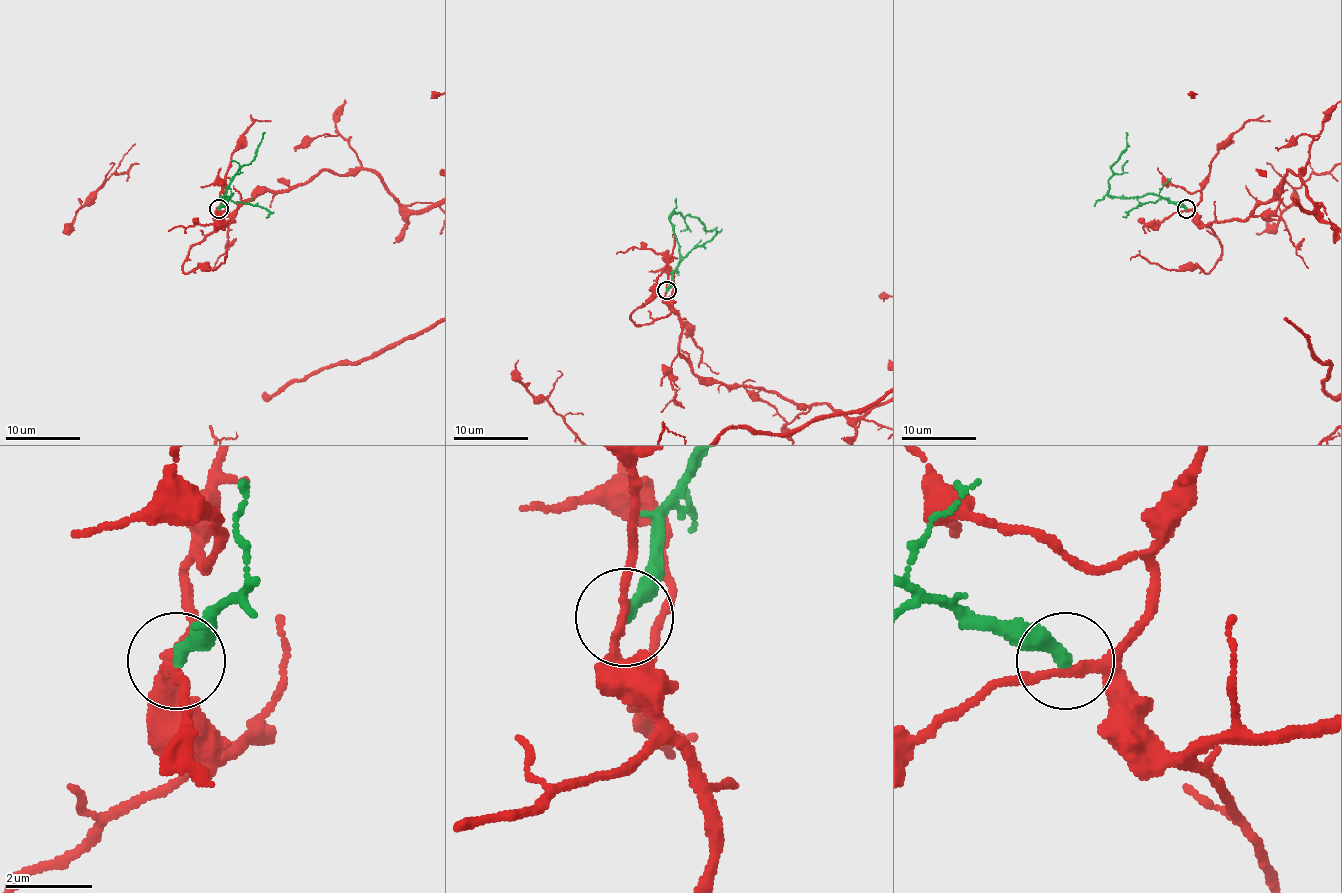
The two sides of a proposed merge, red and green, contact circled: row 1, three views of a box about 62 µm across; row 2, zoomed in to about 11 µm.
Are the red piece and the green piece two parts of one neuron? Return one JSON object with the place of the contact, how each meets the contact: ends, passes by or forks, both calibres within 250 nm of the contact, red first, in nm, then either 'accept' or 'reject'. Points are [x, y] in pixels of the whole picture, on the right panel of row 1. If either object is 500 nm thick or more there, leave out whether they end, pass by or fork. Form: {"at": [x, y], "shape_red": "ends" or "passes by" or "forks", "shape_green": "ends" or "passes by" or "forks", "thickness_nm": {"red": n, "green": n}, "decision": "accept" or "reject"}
{"at": [1186, 209], "shape_red": "passes by", "shape_green": "ends", "thickness_nm": {"red": 190, "green": 360}, "decision": "reject"}

